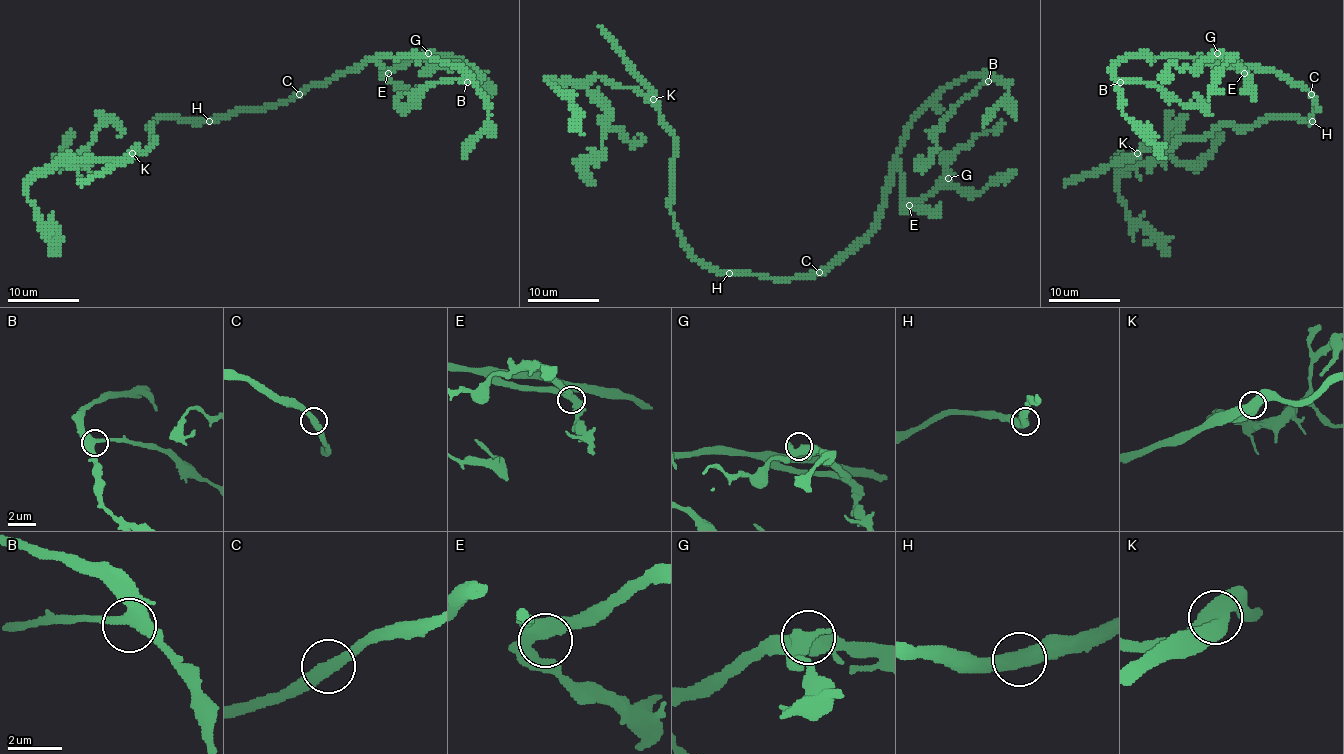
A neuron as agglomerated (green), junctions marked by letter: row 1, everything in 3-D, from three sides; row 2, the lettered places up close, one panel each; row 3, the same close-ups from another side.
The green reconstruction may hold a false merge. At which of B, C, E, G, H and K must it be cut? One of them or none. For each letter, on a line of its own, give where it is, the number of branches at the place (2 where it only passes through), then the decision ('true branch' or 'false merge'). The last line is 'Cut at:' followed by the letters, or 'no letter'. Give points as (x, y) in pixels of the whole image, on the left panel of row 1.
B: (467, 82) | 3 | true branch
C: (299, 94) | 2 | true branch
E: (388, 73) | 3 | true branch
G: (428, 53) | 4 | true branch
H: (209, 121) | 2 | true branch
K: (132, 153) | 3 | true branch
Cut at: no letter

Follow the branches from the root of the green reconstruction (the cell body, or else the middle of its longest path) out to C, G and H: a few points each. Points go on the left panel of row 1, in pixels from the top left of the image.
C: (250, 109), (277, 107), (291, 101), (298, 94)
G: (250, 109), (287, 103), (363, 62), (376, 60), (385, 67), (404, 67), (428, 53)
H: (250, 109), (215, 116), (208, 121)

